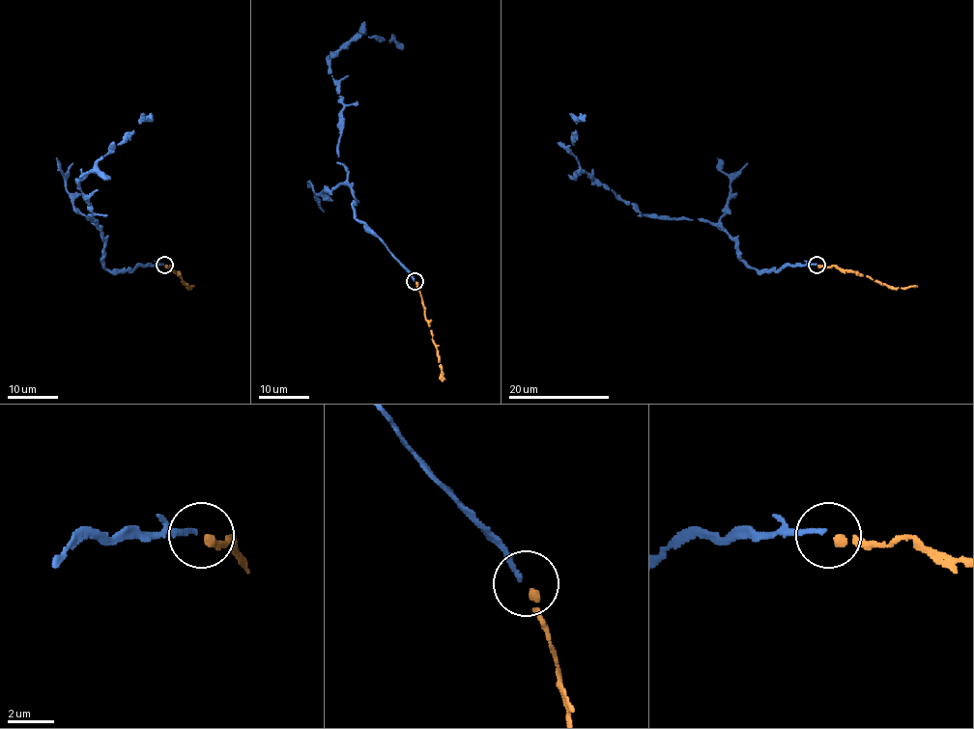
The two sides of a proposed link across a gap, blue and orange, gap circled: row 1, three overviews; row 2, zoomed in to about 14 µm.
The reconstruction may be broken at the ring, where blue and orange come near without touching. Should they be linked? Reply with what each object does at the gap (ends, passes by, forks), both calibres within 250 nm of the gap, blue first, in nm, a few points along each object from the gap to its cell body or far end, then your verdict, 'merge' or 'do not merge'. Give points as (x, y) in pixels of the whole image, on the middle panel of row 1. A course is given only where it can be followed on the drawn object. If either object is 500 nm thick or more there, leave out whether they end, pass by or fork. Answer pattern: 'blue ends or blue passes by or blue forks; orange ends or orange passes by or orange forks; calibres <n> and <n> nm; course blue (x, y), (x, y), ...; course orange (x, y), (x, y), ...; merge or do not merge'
blue ends; orange ends; calibres 190 and 320 nm; course blue (414, 280), (356, 218), (347, 169), (337, 162), (344, 105), (330, 63), (364, 32), (393, 40), (402, 50); course orange (416, 281), (425, 320), (439, 357), (443, 381); merge

